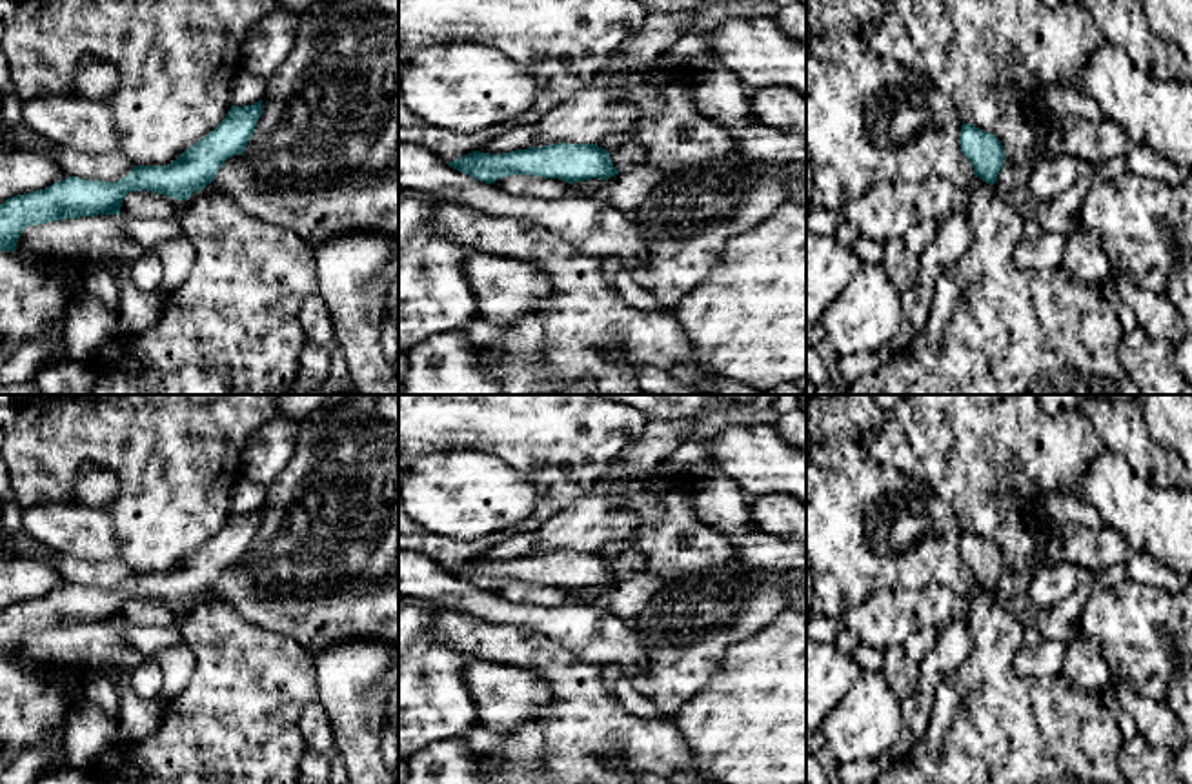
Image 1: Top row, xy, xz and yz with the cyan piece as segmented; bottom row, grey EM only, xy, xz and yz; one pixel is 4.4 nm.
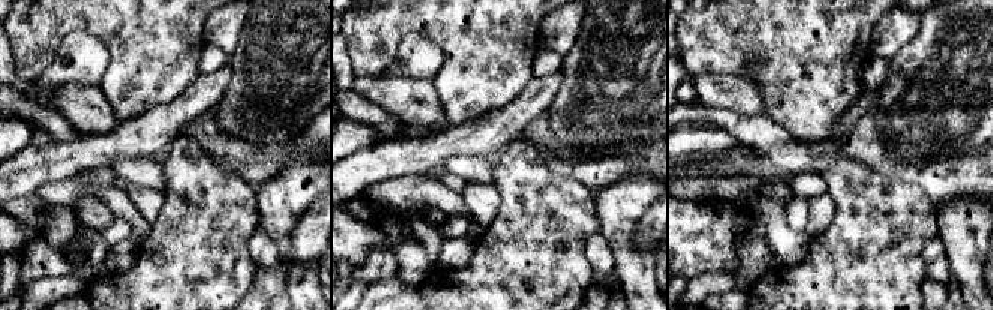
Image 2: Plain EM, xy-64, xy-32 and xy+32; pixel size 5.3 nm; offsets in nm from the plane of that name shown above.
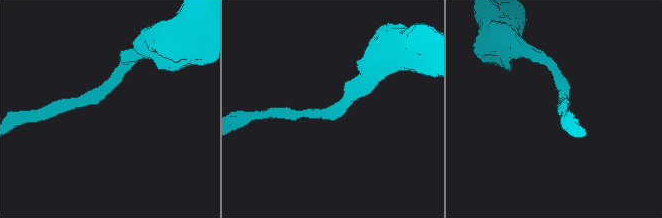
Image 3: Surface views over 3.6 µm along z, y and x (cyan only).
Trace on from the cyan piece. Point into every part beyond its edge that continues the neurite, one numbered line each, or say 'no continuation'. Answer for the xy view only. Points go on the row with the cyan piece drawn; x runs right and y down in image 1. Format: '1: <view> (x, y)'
no continuation

